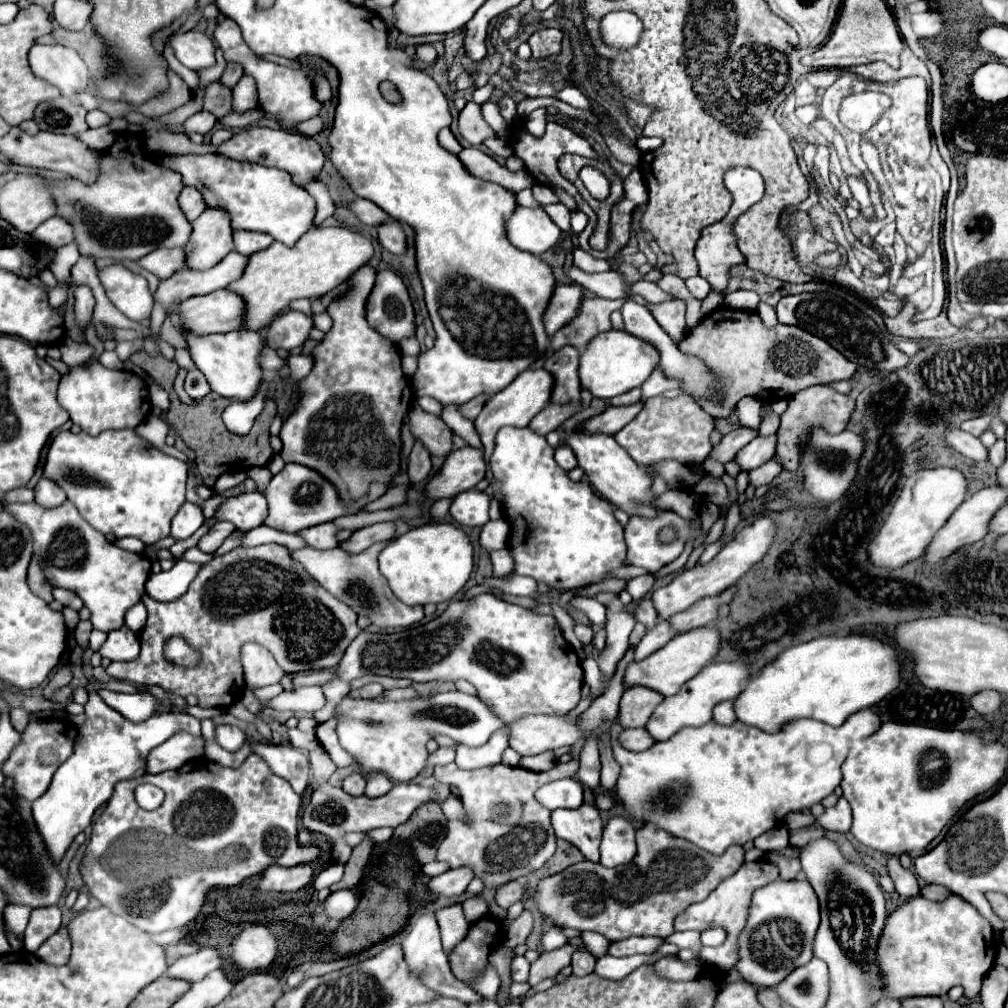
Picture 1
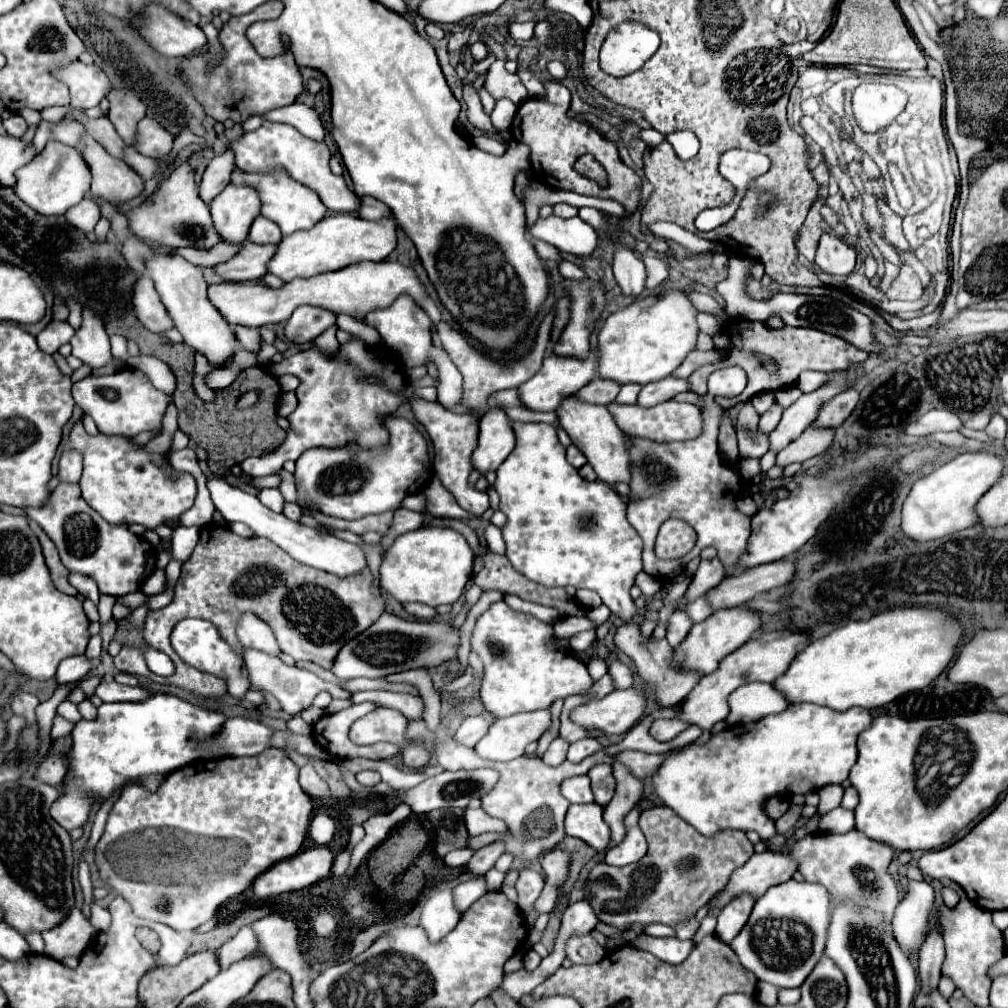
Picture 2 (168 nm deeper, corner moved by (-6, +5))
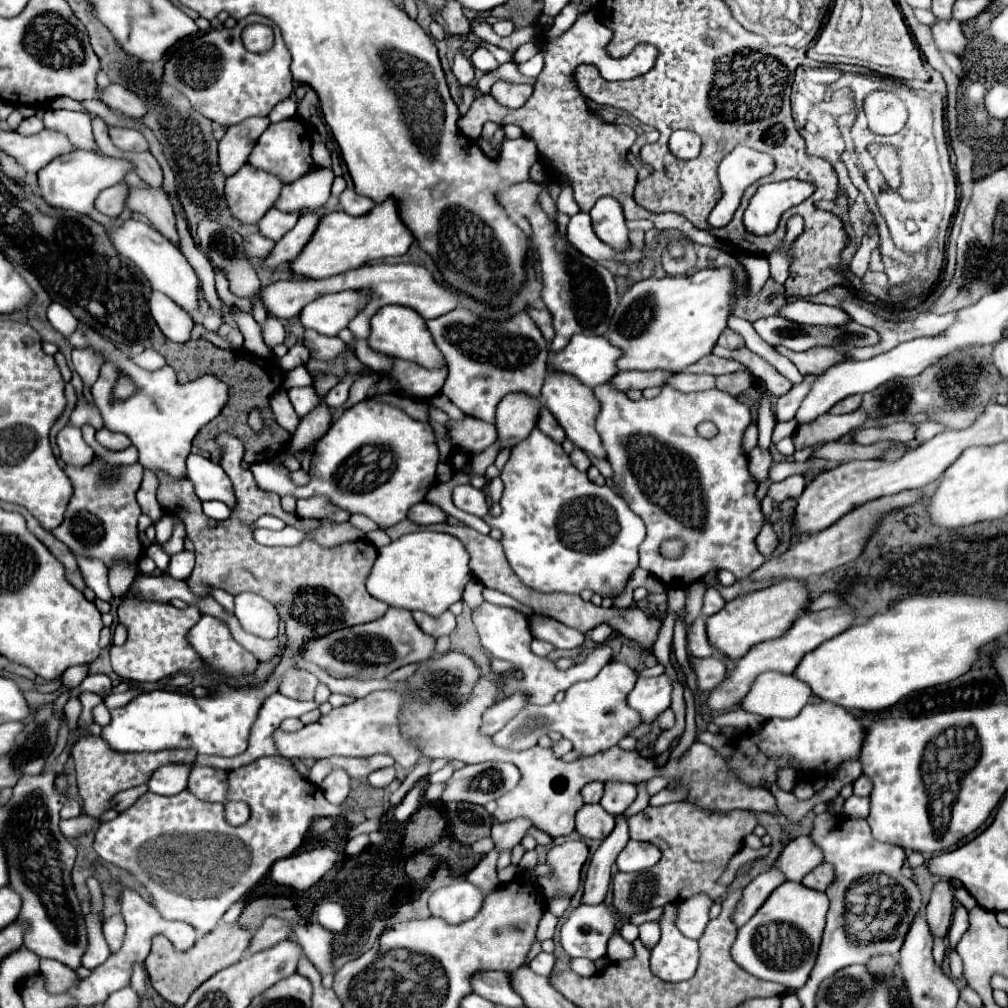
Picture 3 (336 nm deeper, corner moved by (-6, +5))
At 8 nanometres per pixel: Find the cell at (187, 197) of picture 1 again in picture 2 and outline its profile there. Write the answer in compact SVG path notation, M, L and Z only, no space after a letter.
M228 148L222 154L214 156L202 176L200 182L200 198L208 204L212 202L230 182L230 174L234 172L234 152Z

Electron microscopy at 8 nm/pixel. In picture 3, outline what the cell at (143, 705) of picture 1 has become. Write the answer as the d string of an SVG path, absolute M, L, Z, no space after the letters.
M94 674L94 676L86 676L86 680L80 684L80 688L76 688L72 694L78 694L82 690L88 692L96 692L100 696L108 696L112 692L112 682L106 674Z

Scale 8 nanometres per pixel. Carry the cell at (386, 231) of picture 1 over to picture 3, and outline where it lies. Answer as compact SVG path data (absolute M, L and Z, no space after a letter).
M350 188L340 194L340 204L342 204L344 212L350 214L350 216L364 216L374 208L374 202L370 198L360 196Z

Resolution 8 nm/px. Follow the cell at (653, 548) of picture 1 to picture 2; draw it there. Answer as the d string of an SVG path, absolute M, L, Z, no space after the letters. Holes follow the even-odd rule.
M710 394L700 398L698 408L702 410L704 430L694 440L660 444L660 442L646 442L644 438L628 438L630 470L632 470L628 522L636 528L636 532L644 540L644 552L642 552L644 572L654 578L666 578L682 564L686 566L690 560L700 556L700 552L708 546L714 546L718 550L718 560L724 564L726 570L730 570L730 576L742 572L736 568L736 564L740 556L746 552L746 544L750 536L750 516L742 514L736 508L736 498L742 492L742 480L722 460L718 452L718 430L722 418L726 416L726 410L720 408ZM646 506L652 508L646 512ZM670 514L688 522L698 534L694 550L686 554L684 560L660 560L654 554L654 540L658 528L670 518Z

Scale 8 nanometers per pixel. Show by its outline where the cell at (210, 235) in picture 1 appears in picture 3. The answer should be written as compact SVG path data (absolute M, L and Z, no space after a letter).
M244 164L226 180L224 198L230 214L242 224L256 224L278 198L282 182L262 170Z

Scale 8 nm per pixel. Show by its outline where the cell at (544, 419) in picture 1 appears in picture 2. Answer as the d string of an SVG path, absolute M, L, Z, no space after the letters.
M594 378L588 386L576 392L576 396L594 404L610 404L616 400L620 386L622 384L616 384L614 380L608 380L608 378Z

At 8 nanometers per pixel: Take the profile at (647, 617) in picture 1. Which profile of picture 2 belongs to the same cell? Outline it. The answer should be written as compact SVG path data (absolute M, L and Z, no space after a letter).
M676 610L676 612L670 616L668 632L666 632L666 640L673 649L676 649L684 638L686 638L686 634L690 632L692 626L694 626L694 622L690 620L690 616L688 616L686 612Z

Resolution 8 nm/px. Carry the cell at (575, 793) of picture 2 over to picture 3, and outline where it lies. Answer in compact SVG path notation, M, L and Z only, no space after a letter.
M590 782L582 788L582 798L586 804L596 804L602 798L602 782Z

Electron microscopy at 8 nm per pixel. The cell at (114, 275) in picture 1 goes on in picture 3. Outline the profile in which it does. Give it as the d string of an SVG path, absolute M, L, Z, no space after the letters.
M152 292L148 306L150 306L152 318L156 320L158 328L162 330L162 334L168 340L172 340L172 342L188 342L194 320L186 312L182 312L180 306L176 306L162 292Z

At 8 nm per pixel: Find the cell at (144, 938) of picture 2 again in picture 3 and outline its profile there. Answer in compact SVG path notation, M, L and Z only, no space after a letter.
M232 924L232 926L224 926L218 928L214 932L204 934L194 946L192 950L188 950L186 954L176 954L170 946L170 942L164 936L154 936L152 938L152 950L144 962L146 972L150 976L152 988L170 1004L174 1006L184 1006L188 996L208 978L212 978L216 972L224 970L226 966L238 962L238 958L242 958L242 954L246 952L246 946L250 942L250 932Z

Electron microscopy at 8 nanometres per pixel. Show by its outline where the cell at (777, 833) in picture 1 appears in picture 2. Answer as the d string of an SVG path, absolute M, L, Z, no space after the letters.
M802 804L790 806L790 808L786 810L786 814L776 820L776 830L778 830L778 834L786 834L788 830L792 830L792 828L800 822L800 818L802 818L802 808L804 808Z

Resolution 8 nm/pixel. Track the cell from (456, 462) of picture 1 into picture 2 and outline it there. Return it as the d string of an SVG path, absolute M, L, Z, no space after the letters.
M490 408L480 418L478 448L472 454L474 468L478 468L482 474L488 470L498 470L514 446L516 436L512 430L512 420L502 408Z

